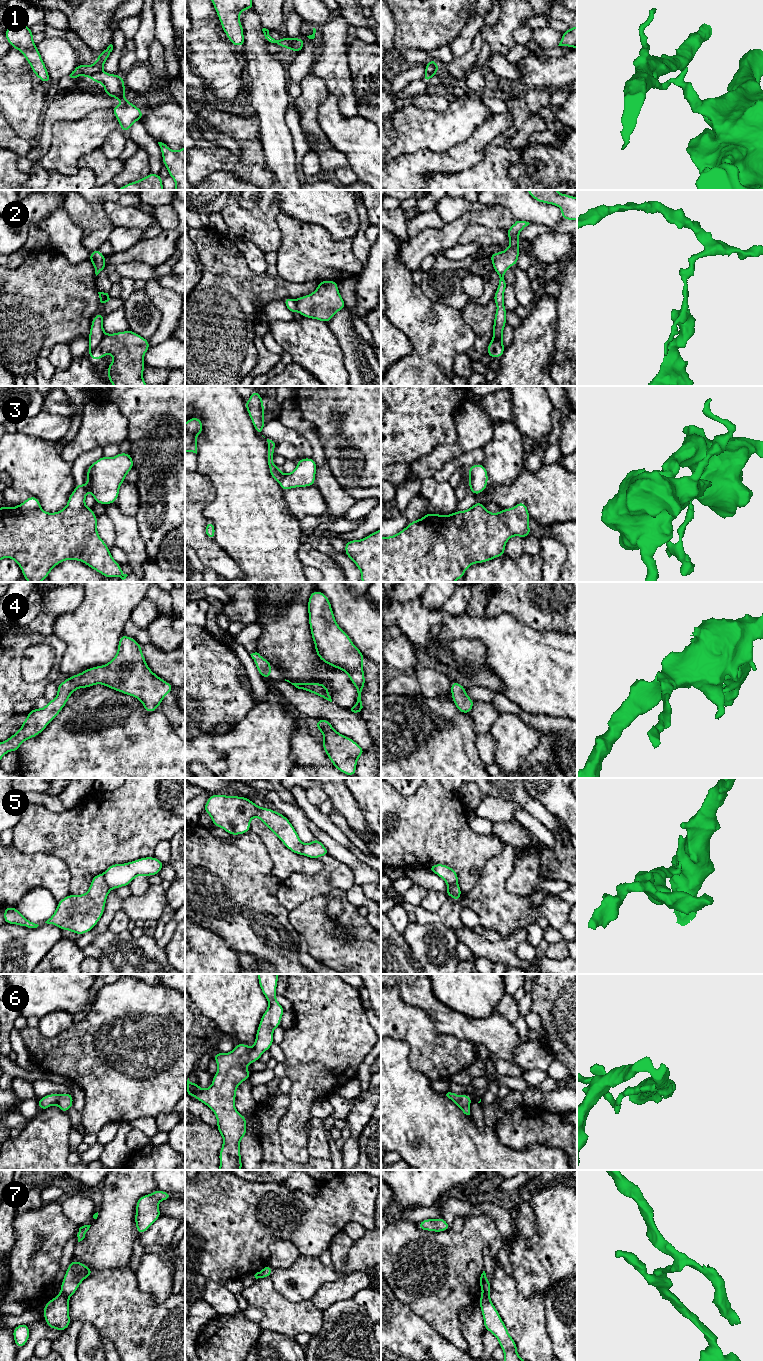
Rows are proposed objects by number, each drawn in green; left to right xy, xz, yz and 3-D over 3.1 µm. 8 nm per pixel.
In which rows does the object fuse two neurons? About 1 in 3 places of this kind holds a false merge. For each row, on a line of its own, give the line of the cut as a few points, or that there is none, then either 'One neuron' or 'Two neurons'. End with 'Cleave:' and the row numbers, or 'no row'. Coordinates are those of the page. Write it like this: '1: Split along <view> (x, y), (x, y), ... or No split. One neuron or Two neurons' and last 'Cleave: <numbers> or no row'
1: Split along xy (100, 70), (89, 77). Two neurons
2: Split along xy (105, 334), (102, 340), (89, 351). Two neurons
3: Split along xz (284, 474), (279, 481). Two neurons
4: No split. One neuron
5: Split along xy (103, 874), (104, 880), (110, 888). Two neurons
6: No split. One neuron
7: Split along xy (61, 1291), (68, 1297). Two neurons
Cleave: 1, 2, 3, 5, 7

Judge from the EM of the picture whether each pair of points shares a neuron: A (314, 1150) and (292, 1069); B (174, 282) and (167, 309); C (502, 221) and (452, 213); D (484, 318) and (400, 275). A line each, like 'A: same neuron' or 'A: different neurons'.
A: different neurons
B: different neurons
C: different neurons
D: different neurons

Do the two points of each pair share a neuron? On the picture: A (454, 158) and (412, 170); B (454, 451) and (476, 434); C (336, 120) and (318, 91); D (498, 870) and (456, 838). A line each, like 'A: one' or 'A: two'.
A: one
B: one
C: two
D: two

